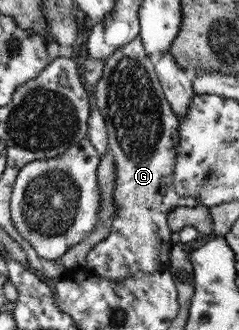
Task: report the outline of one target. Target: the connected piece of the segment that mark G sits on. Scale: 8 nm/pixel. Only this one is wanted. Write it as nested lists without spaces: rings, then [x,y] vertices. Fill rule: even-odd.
[[[141,37],[125,44],[113,52],[102,71],[102,78],[94,87],[93,96],[97,110],[105,119],[109,150],[113,153],[116,185],[114,186],[114,203],[118,211],[113,219],[111,232],[99,244],[95,244],[86,258],[86,268],[114,282],[122,282],[124,276],[135,274],[136,270],[145,272],[166,270],[169,264],[171,229],[168,214],[172,209],[199,206],[200,202],[192,196],[182,197],[175,192],[173,164],[178,157],[179,118],[167,103],[162,84],[155,72],[152,58],[147,55]]]

